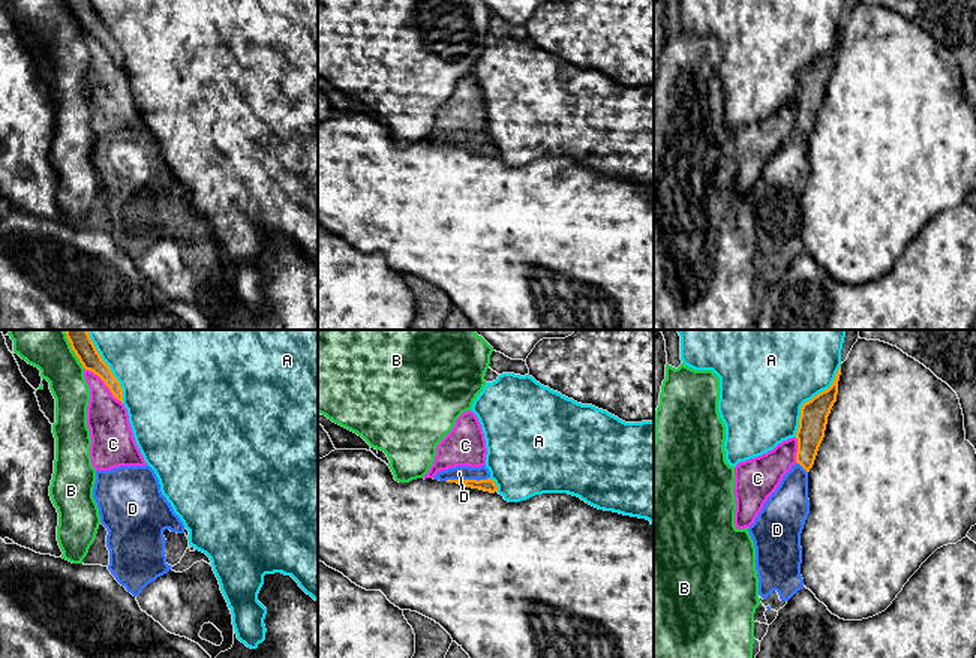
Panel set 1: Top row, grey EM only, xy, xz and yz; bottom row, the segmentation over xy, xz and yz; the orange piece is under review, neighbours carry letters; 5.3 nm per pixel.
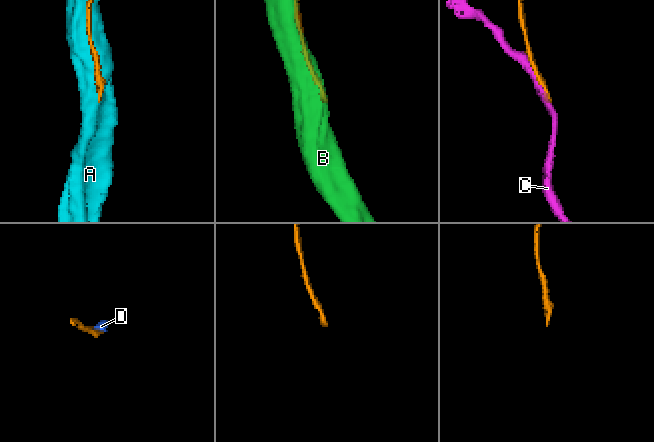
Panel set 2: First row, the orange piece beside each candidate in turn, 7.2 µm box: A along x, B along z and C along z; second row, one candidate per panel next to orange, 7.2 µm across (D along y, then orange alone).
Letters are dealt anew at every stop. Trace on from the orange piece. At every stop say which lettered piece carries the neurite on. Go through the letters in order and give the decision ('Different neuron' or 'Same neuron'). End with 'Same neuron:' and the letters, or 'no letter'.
A: Different neuron
B: Different neuron
C: Different neuron
D: Same neuron
Same neuron: D

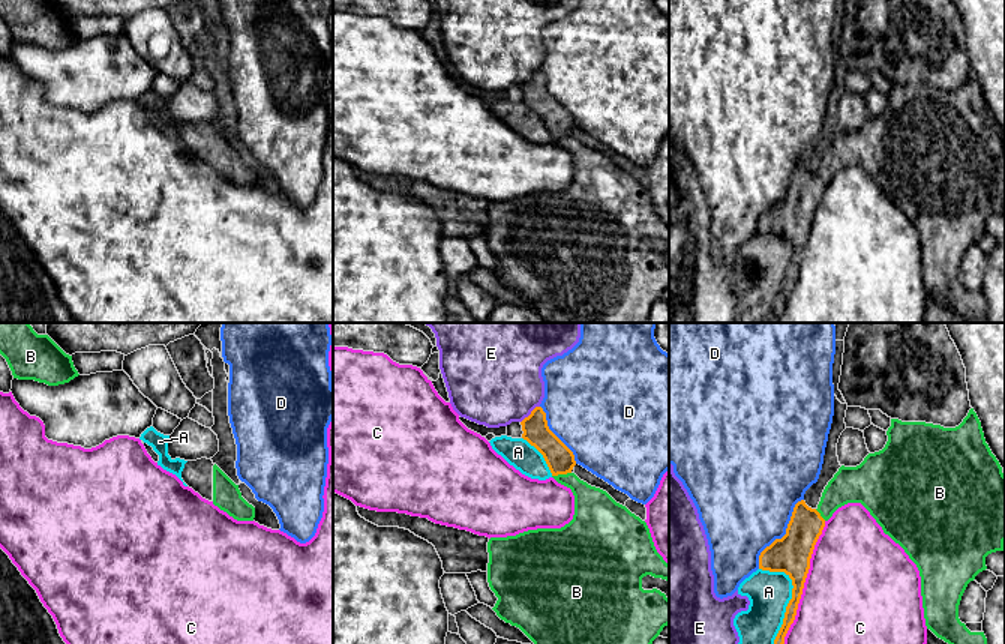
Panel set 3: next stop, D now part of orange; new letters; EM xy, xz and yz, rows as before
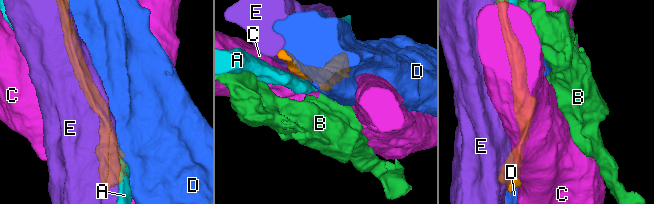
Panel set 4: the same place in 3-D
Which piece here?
A: Different neuron
B: Different neuron
C: Different neuron
D: Different neuron
E: Different neuron
Same neuron: no letter

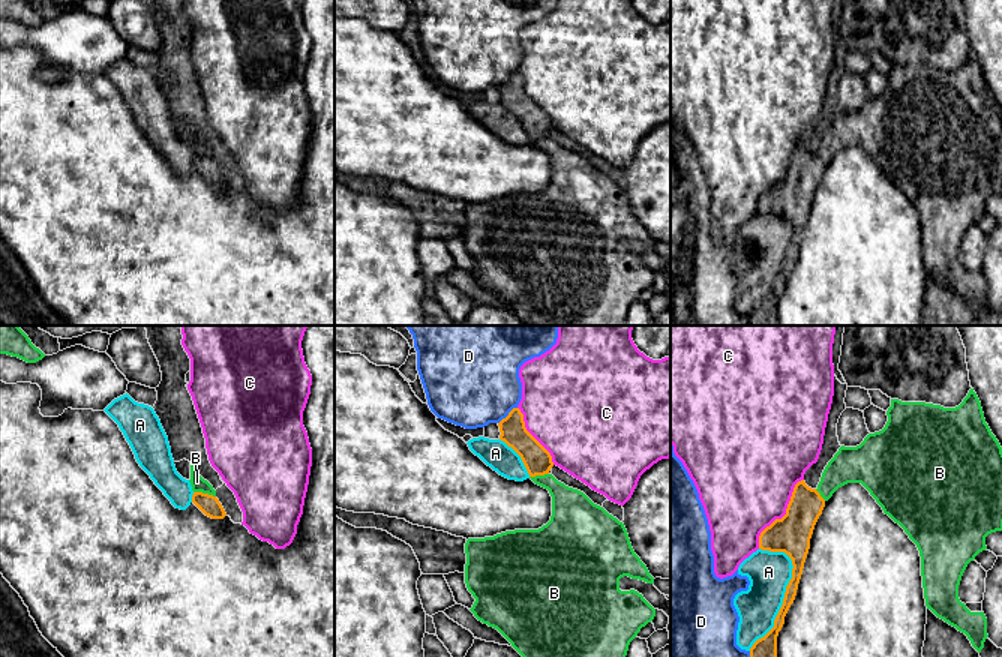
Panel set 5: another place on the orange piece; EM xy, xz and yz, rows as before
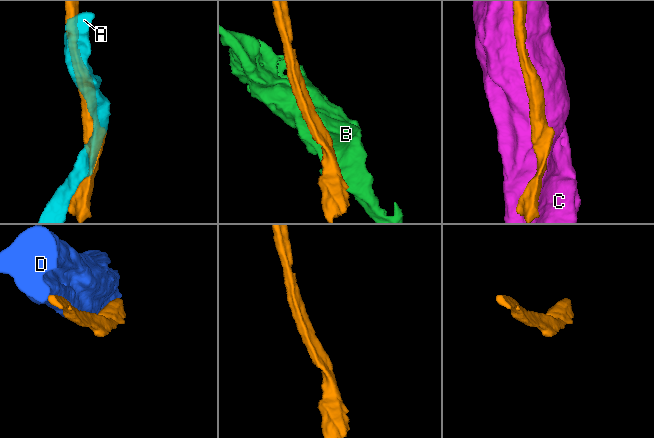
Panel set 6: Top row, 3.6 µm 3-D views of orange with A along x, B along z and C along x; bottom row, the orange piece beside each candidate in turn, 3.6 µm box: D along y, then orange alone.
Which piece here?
A: Different neuron
B: Different neuron
C: Different neuron
D: Different neuron
Same neuron: no letter

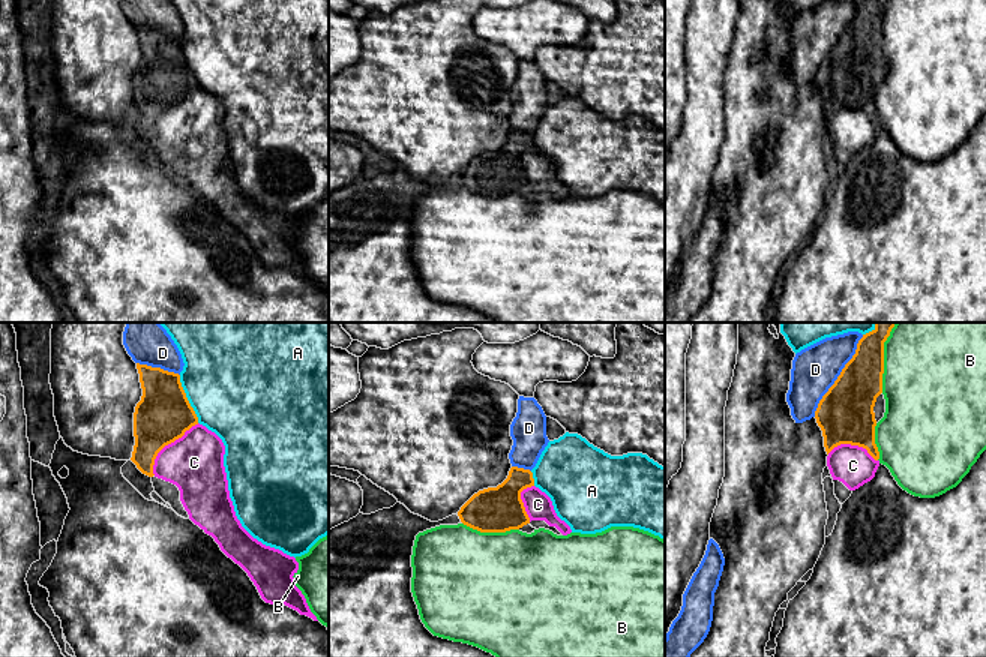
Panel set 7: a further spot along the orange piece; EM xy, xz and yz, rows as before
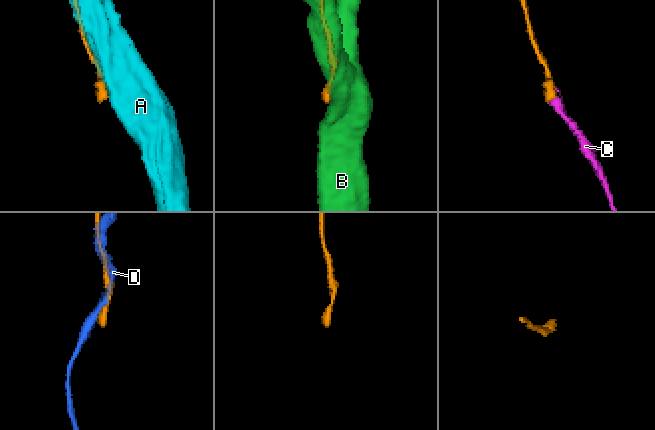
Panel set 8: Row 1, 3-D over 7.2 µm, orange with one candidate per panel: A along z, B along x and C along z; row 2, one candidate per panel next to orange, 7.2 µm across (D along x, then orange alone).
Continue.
A: Different neuron
B: Different neuron
C: Same neuron
D: Different neuron
Same neuron: C

